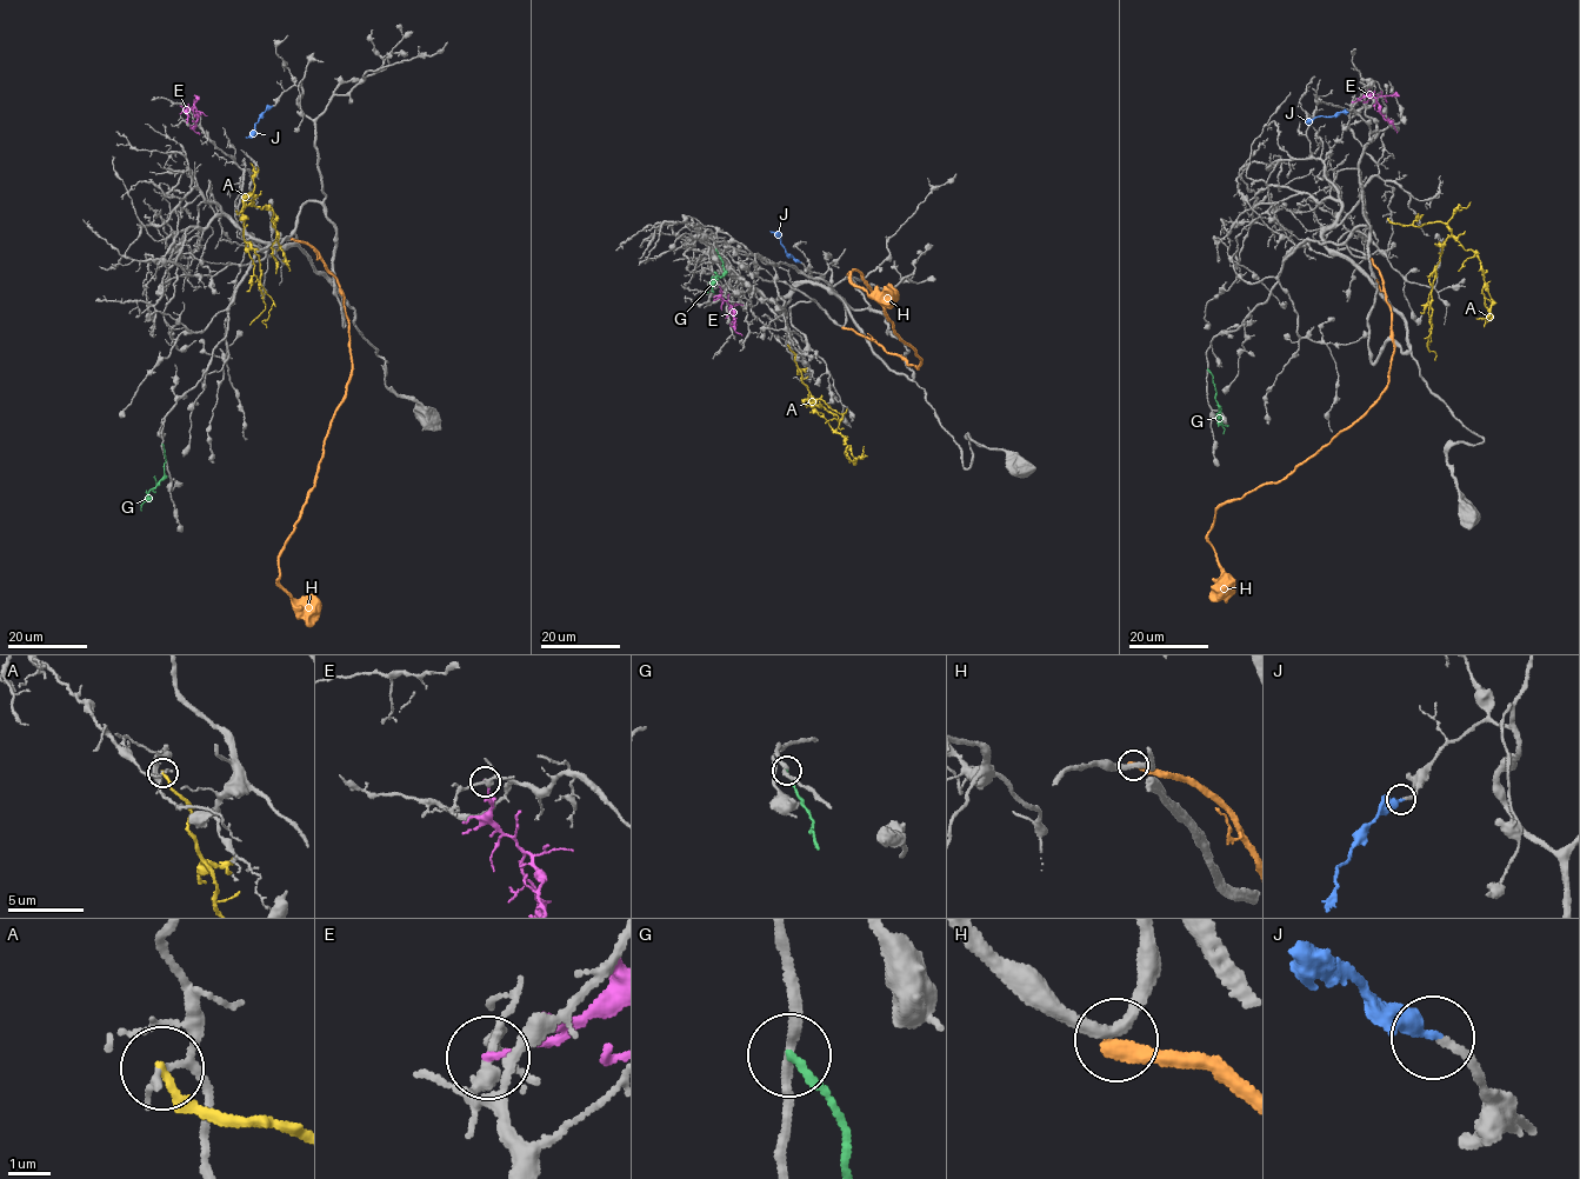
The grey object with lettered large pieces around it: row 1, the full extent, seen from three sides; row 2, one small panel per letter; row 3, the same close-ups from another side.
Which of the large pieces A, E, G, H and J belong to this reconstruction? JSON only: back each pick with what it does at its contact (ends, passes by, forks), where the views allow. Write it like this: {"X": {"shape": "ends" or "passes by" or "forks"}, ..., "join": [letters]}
{"J": {"shape": "ends"}, "join": ["J"]}

